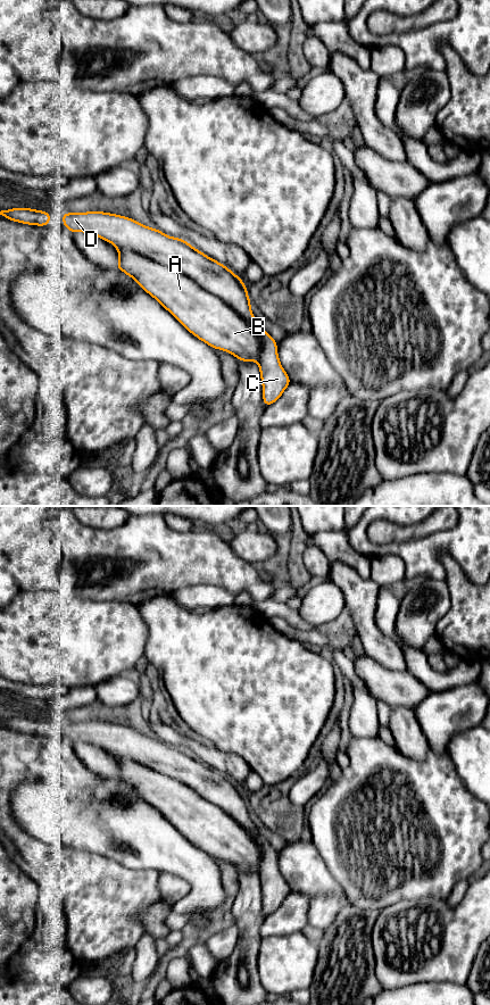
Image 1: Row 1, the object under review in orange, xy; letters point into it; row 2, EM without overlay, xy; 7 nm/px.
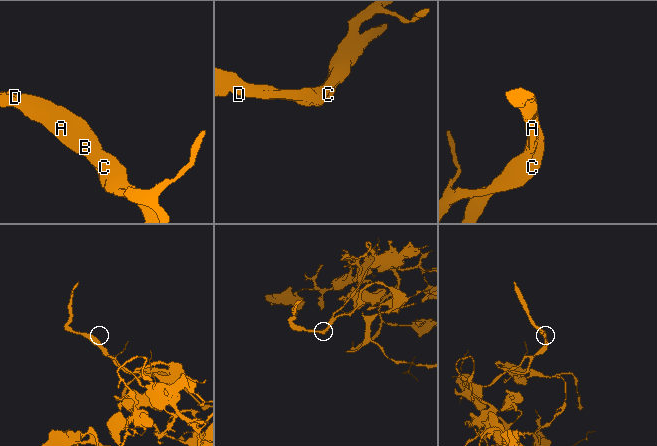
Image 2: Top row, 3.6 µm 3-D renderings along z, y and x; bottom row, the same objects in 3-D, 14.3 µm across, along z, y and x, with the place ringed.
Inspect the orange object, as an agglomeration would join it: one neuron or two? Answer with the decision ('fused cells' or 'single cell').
single cell

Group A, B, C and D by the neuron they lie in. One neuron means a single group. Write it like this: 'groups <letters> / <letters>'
groups A B C D

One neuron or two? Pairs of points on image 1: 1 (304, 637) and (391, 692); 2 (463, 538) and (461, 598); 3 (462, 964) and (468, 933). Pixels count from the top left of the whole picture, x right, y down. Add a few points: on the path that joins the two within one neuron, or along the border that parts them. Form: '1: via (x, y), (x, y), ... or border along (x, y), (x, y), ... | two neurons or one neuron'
1: border along (353, 656), (354, 672), (368, 691) | two neurons
2: border along (462, 571), (470, 581), (478, 584) | two neurons
3: via (462, 956), (462, 941) | one neuron

